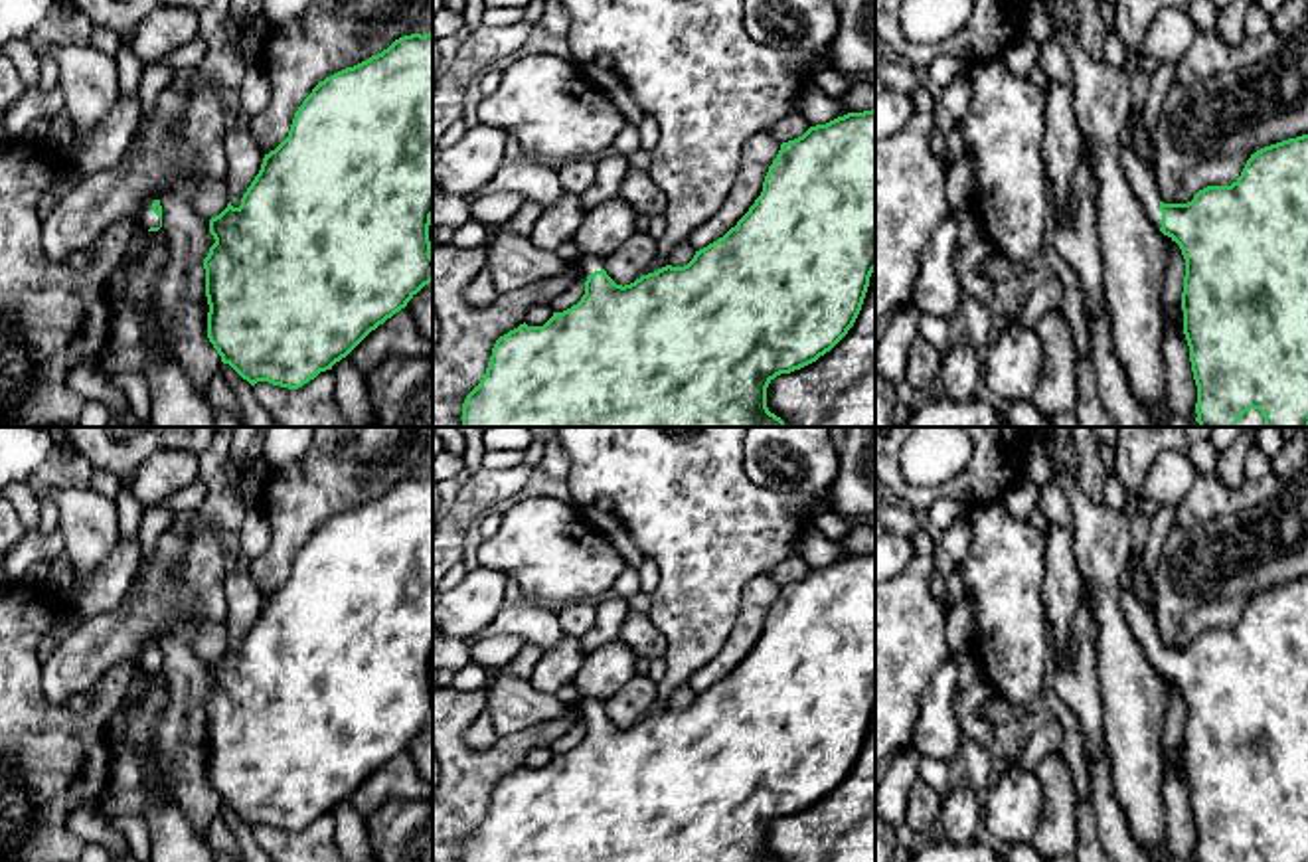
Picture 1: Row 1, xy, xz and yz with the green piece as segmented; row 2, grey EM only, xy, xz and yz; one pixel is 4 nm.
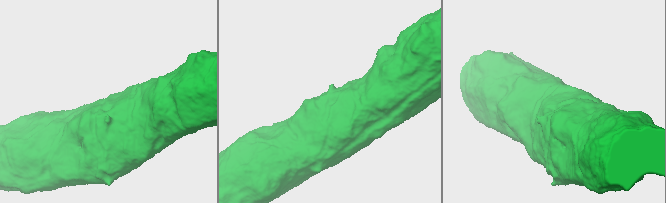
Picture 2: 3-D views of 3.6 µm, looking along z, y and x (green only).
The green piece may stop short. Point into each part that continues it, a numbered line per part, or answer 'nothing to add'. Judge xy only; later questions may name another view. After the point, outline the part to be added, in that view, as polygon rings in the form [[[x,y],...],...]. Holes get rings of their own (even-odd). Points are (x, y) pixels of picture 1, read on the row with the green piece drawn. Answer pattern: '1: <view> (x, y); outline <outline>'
1: xy (147, 216); outline [[[146,198],[144,206],[136,217],[136,221],[140,221],[146,229],[160,227],[160,217],[152,212],[152,202],[154,202],[154,198]]]

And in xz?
1: xz (587, 265); outline [[[581,255],[579,261],[577,261],[577,267],[581,269],[581,273],[583,273],[585,277],[589,277],[589,275],[593,275],[595,271],[605,269],[605,259]]]

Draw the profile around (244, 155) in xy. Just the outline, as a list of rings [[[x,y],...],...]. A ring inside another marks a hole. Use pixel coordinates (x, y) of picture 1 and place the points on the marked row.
[[[235,127],[225,132],[225,156],[229,162],[225,176],[229,202],[233,208],[239,208],[243,194],[261,170],[265,154],[249,127]]]

